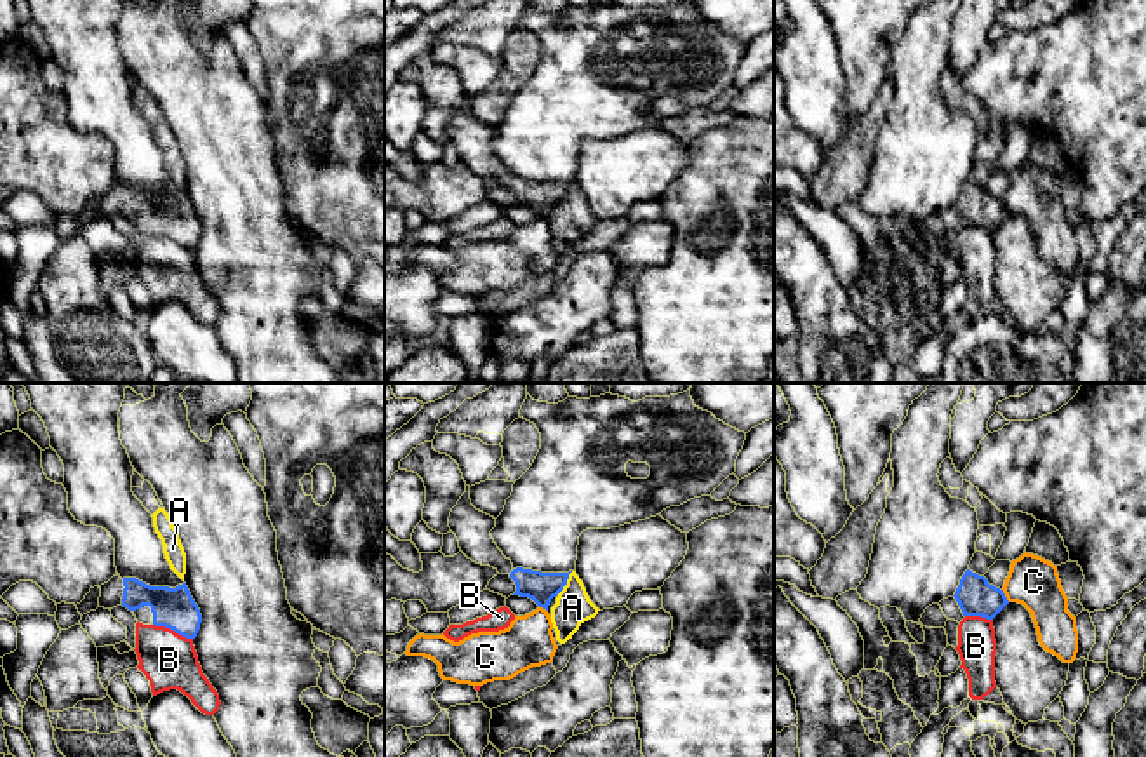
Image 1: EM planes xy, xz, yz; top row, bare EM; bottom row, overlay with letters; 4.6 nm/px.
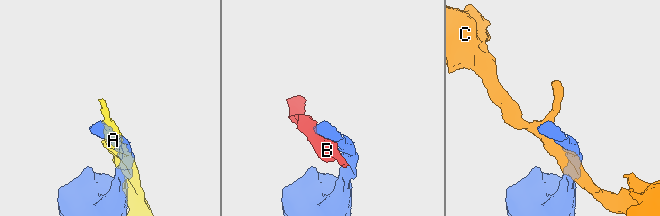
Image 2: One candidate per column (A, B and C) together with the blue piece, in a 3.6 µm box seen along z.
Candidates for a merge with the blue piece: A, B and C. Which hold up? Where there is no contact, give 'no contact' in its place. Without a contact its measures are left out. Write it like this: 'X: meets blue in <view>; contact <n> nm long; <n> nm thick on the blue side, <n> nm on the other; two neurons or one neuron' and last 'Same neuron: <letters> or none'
A: meets blue in xz; contact 130 nm long; 140 nm thick on the blue side, 160 nm on the other; two neurons
B: meets blue in xy; contact 200 nm long; 190 nm thick on the blue side, 260 nm on the other; two neurons
C: meets blue in yz; contact 70 nm long; 180 nm thick on the blue side, 240 nm on the other; two neurons
Same neuron: none

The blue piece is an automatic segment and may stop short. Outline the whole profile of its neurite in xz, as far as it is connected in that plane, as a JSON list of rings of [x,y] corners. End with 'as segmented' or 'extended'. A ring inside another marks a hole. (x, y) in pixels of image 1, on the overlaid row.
[[[470,486],[452,508],[449,527],[459,541],[461,552],[476,564],[490,566],[499,574],[508,574],[516,592],[513,595],[529,597],[539,607],[548,611],[553,597],[567,585],[569,573],[541,573],[523,567],[513,567],[511,560],[494,543],[490,531],[496,527],[496,519],[476,510],[470,499]]]; extended

